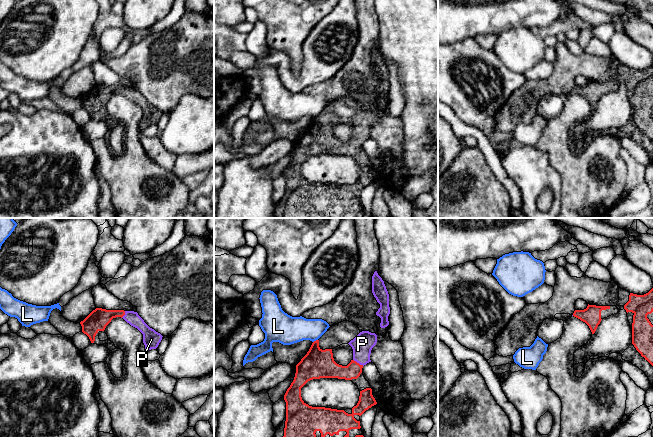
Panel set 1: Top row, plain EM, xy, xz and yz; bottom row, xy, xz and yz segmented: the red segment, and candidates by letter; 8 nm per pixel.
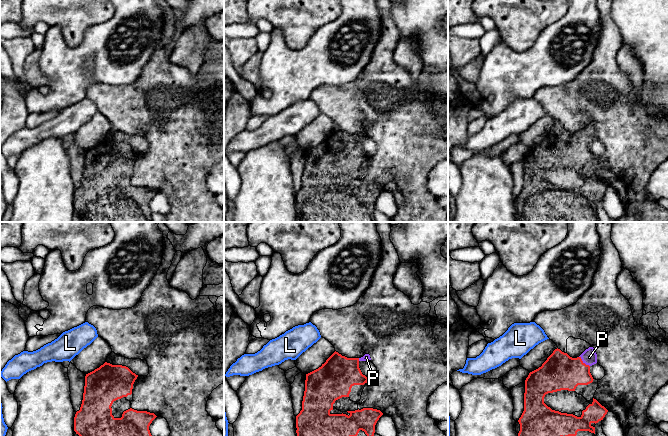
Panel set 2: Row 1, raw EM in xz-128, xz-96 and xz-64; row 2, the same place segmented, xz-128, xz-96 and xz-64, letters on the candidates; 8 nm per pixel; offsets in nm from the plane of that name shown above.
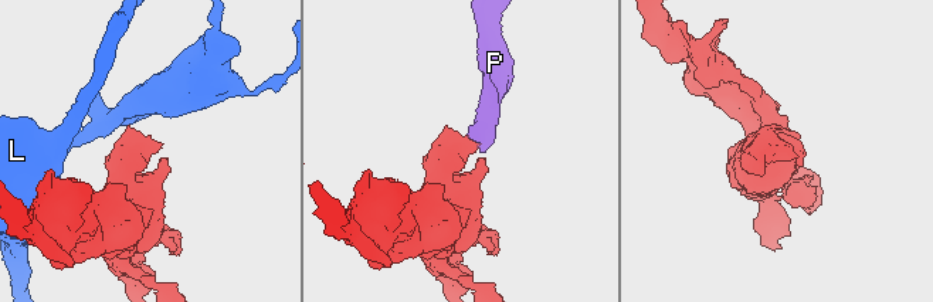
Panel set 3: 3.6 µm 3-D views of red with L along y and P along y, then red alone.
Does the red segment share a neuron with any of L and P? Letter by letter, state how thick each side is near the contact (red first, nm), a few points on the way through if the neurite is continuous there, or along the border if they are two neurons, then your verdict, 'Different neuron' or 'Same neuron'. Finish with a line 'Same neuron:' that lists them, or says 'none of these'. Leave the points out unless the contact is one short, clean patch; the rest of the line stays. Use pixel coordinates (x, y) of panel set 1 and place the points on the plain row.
L: Thickness 240 nm (red) against 240 nm. Different neuron
P: Thickness 160 nm (red) against 170 nm. Path across: xz (328, 144), (351, 146), (358, 139), (361, 133), (362, 120). Same neuron
Same neuron: P

